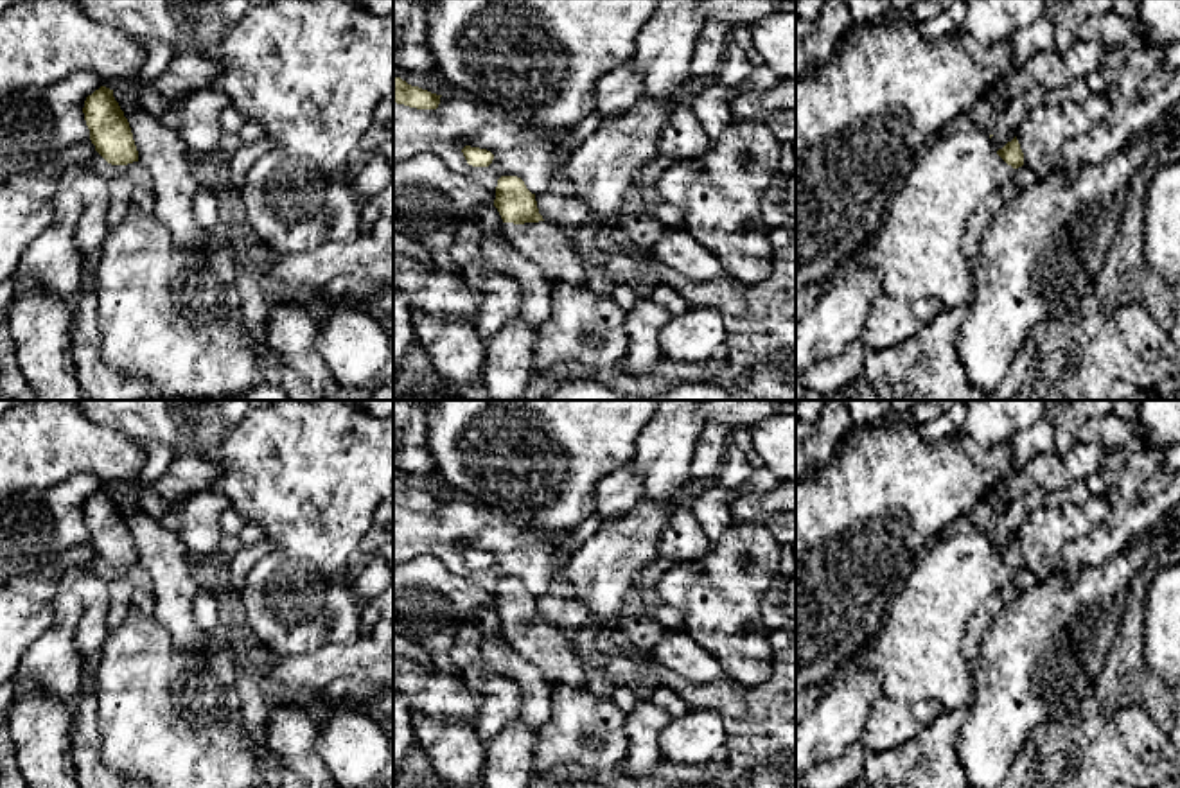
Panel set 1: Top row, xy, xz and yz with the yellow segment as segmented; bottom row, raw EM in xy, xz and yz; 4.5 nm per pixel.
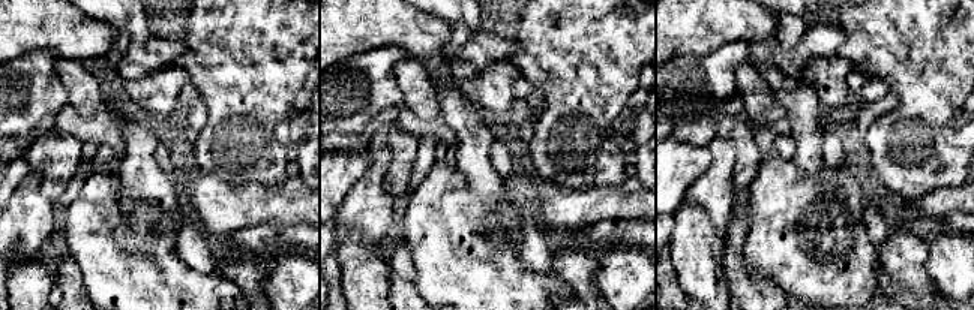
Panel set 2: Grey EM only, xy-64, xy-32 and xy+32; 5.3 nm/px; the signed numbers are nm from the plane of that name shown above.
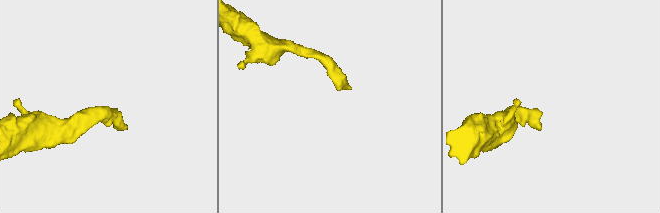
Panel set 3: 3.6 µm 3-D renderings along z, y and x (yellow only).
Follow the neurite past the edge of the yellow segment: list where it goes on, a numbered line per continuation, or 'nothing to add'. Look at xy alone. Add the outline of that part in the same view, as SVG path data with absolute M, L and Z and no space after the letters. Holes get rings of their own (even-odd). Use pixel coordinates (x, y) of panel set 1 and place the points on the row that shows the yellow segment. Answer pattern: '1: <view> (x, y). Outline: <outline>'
nothing to add

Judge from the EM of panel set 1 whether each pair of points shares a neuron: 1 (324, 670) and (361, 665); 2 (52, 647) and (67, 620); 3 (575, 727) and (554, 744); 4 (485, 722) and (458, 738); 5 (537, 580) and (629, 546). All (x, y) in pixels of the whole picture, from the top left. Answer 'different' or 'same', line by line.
1: same
2: same
3: same
4: different
5: different

